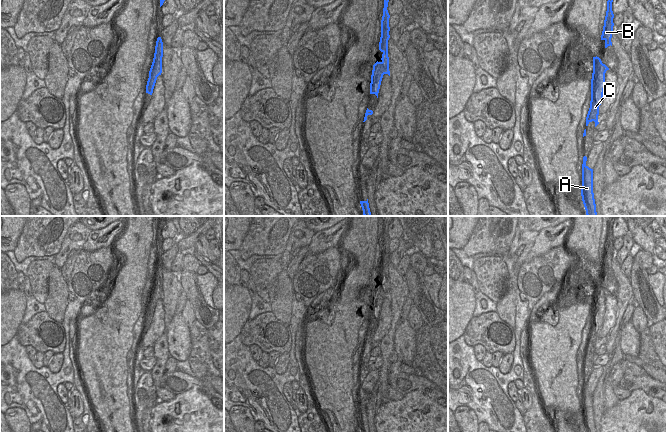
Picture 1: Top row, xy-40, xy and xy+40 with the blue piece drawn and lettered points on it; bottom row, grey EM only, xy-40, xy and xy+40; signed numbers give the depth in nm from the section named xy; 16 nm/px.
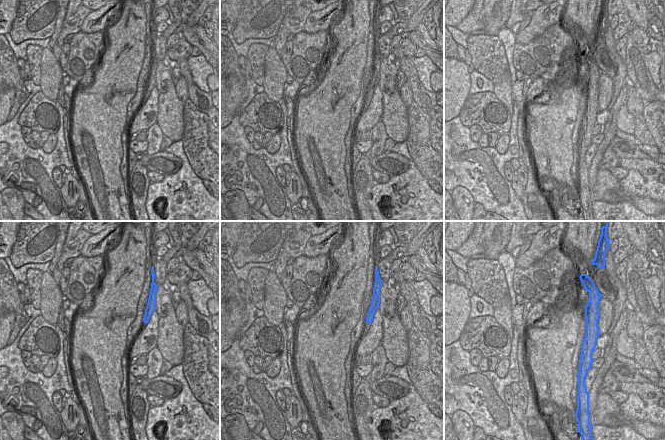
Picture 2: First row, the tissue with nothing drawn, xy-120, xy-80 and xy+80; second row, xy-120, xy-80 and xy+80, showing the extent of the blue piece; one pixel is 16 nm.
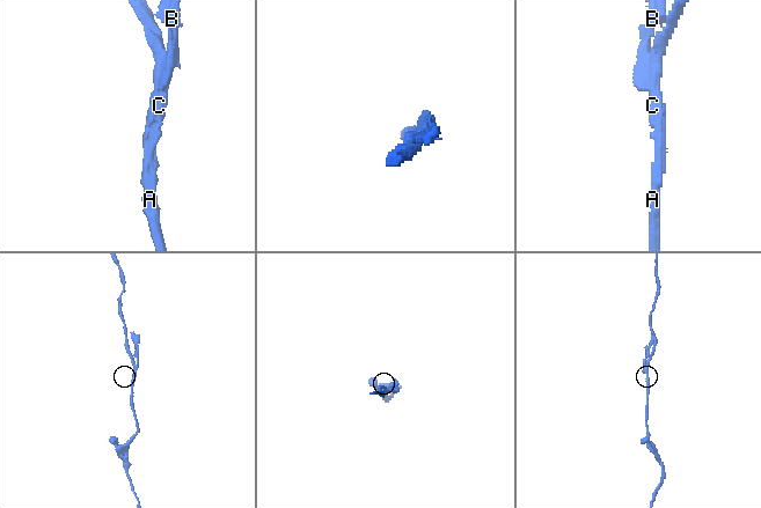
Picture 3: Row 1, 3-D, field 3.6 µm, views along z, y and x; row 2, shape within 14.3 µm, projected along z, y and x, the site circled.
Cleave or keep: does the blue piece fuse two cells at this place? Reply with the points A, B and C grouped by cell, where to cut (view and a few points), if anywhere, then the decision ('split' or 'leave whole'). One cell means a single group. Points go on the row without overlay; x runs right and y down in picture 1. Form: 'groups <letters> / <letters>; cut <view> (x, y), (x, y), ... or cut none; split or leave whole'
groups A C / B; cut xy-40 (153, 283), (155, 293), (149, 302); split

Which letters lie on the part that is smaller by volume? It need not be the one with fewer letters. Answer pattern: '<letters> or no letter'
B

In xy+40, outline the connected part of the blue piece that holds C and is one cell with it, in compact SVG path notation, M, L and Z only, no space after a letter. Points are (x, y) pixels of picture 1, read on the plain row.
M593 281L593 297L591 303L591 325L590 332L586 341L586 350L592 345L595 346L595 351L599 348L599 330L603 324L605 313L605 297L609 292L602 287L599 281Z

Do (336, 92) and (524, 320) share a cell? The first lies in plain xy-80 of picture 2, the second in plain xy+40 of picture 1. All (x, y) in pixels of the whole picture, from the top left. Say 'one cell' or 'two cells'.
two cells

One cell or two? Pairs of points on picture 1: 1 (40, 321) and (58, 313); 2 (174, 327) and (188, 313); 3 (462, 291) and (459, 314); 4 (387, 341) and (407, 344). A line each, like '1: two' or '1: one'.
1: two
2: two
3: one
4: two

